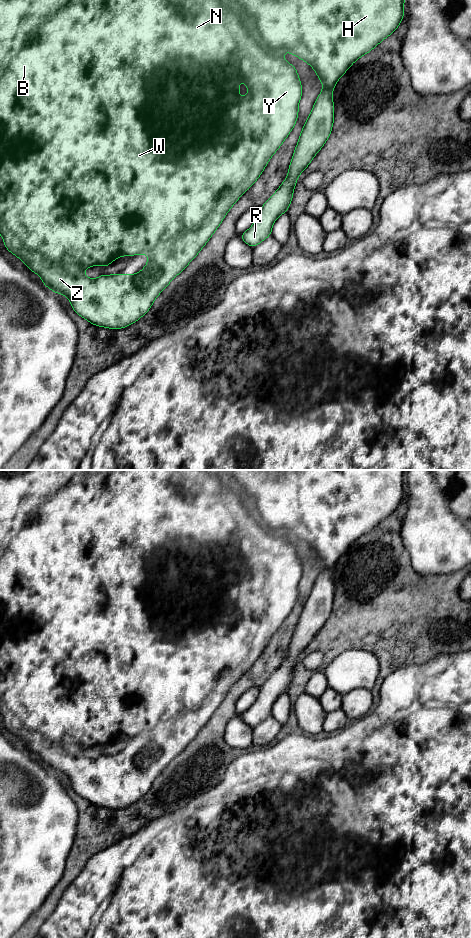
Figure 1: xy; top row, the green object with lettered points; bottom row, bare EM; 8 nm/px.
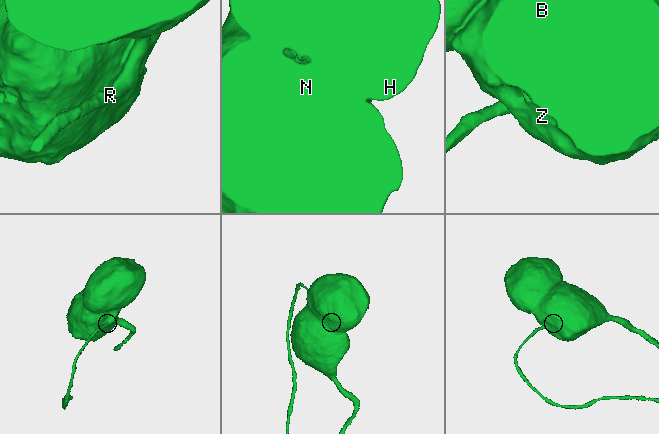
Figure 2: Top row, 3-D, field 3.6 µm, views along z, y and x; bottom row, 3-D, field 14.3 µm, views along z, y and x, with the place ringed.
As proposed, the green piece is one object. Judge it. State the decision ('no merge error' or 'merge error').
merge error

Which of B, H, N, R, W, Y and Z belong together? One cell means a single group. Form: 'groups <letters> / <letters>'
groups B N W Y Z / H R

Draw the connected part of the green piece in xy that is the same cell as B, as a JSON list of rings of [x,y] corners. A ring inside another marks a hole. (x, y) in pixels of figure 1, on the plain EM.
[[[25,470],[11,477],[0,477],[0,552],[4,553],[0,558],[0,715],[4,726],[32,752],[38,754],[45,766],[57,774],[65,775],[76,794],[95,806],[110,809],[125,808],[144,796],[163,769],[197,736],[223,701],[227,694],[226,687],[232,681],[238,681],[235,676],[241,677],[250,669],[292,611],[298,598],[298,585],[302,577],[302,564],[295,546],[284,540],[282,530],[275,530],[267,525],[256,507],[254,498],[234,478],[231,470]],[[240,557],[249,570],[244,579],[239,575]],[[221,679],[226,680],[224,689],[217,685]],[[138,734],[150,735],[147,745],[138,754],[102,754],[95,759],[83,755],[88,747],[102,745],[106,748],[118,737]]]

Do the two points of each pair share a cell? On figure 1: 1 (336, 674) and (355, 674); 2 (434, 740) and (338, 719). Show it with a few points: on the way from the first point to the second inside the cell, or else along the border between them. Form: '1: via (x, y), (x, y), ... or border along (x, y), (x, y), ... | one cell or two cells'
1: via (341, 674), (350, 674) | one cell
2: border along (344, 726), (334, 731), (323, 731) | two cells

